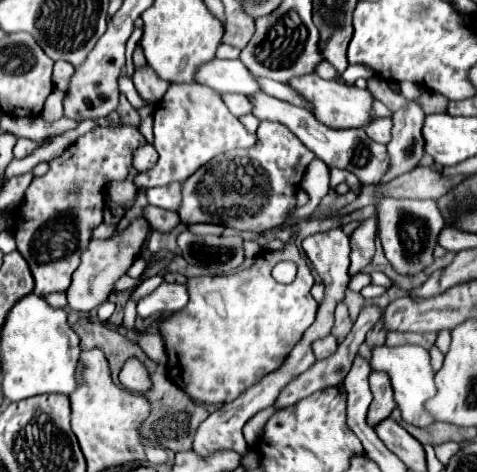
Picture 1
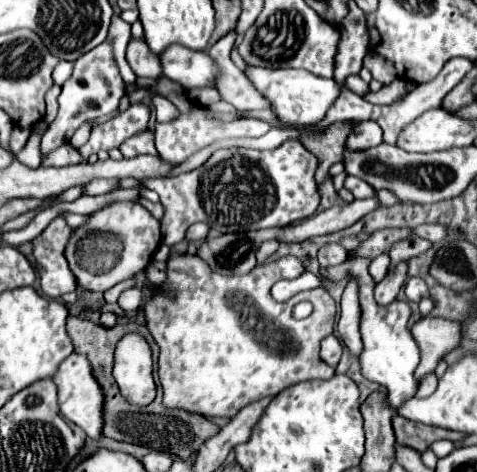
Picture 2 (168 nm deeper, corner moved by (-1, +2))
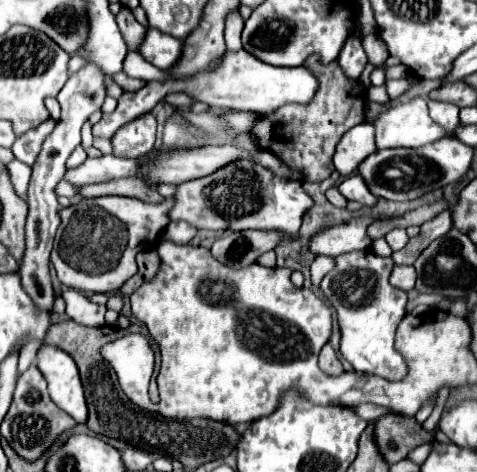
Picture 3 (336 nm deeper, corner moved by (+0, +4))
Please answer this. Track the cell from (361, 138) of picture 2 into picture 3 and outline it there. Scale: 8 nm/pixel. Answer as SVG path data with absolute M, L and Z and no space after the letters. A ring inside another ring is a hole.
M362 122L350 128L340 138L340 144L336 146L336 152L334 152L334 168L338 174L350 176L358 168L358 164L372 152L376 152L374 126L368 122Z

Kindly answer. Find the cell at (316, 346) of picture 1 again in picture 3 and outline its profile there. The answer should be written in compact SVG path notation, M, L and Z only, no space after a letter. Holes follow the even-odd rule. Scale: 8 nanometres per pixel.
M328 342L324 344L324 348L322 348L322 352L320 352L320 368L322 368L326 374L332 374L332 376L344 372L342 362L340 362L338 356L336 356L336 350L334 350L332 344L328 344Z

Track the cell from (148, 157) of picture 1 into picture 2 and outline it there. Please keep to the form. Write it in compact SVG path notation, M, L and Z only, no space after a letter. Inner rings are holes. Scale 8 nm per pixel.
M145 130L141 134L135 134L133 138L125 140L121 146L119 146L121 154L125 158L135 158L139 154L157 154L155 150L155 142L153 142L153 132L151 130Z

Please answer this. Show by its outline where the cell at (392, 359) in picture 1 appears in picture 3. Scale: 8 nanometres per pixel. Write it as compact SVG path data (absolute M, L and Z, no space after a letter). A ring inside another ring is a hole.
M370 248L350 252L336 258L336 268L322 278L320 288L338 312L342 356L354 366L356 372L376 374L394 382L408 374L406 360L394 346L398 324L406 314L408 294L388 282L392 268L394 264L390 258L378 256Z

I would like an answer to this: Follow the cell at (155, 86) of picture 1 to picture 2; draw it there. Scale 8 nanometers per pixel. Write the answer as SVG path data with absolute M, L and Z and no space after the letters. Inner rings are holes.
M131 38L127 46L127 62L137 76L159 78L161 76L161 62L157 54L153 54L145 42L145 38Z

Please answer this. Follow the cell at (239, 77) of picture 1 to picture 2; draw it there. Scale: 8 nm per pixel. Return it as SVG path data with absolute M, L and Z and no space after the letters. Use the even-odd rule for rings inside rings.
M169 46L161 54L163 76L179 82L185 90L211 86L217 78L217 64L207 52L185 50L185 46Z

